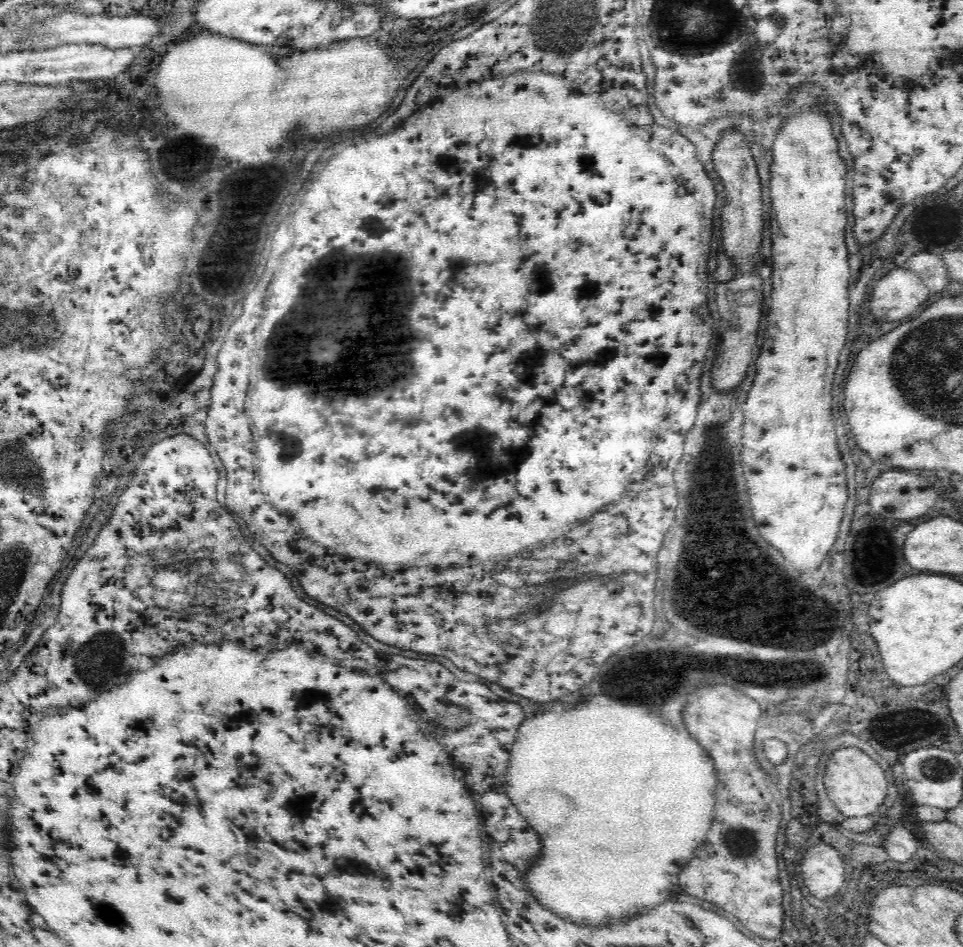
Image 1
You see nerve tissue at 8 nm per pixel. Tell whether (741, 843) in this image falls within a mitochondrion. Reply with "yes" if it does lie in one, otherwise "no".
yes

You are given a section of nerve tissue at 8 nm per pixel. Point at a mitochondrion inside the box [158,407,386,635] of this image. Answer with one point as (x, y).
(290, 447)

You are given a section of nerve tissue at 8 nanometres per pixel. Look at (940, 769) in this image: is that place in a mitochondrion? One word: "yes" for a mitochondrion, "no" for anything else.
yes

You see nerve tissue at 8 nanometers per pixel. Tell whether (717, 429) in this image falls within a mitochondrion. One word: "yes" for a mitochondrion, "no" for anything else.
yes

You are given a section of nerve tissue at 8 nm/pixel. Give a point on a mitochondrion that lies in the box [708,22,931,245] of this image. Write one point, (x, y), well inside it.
(746, 76)

